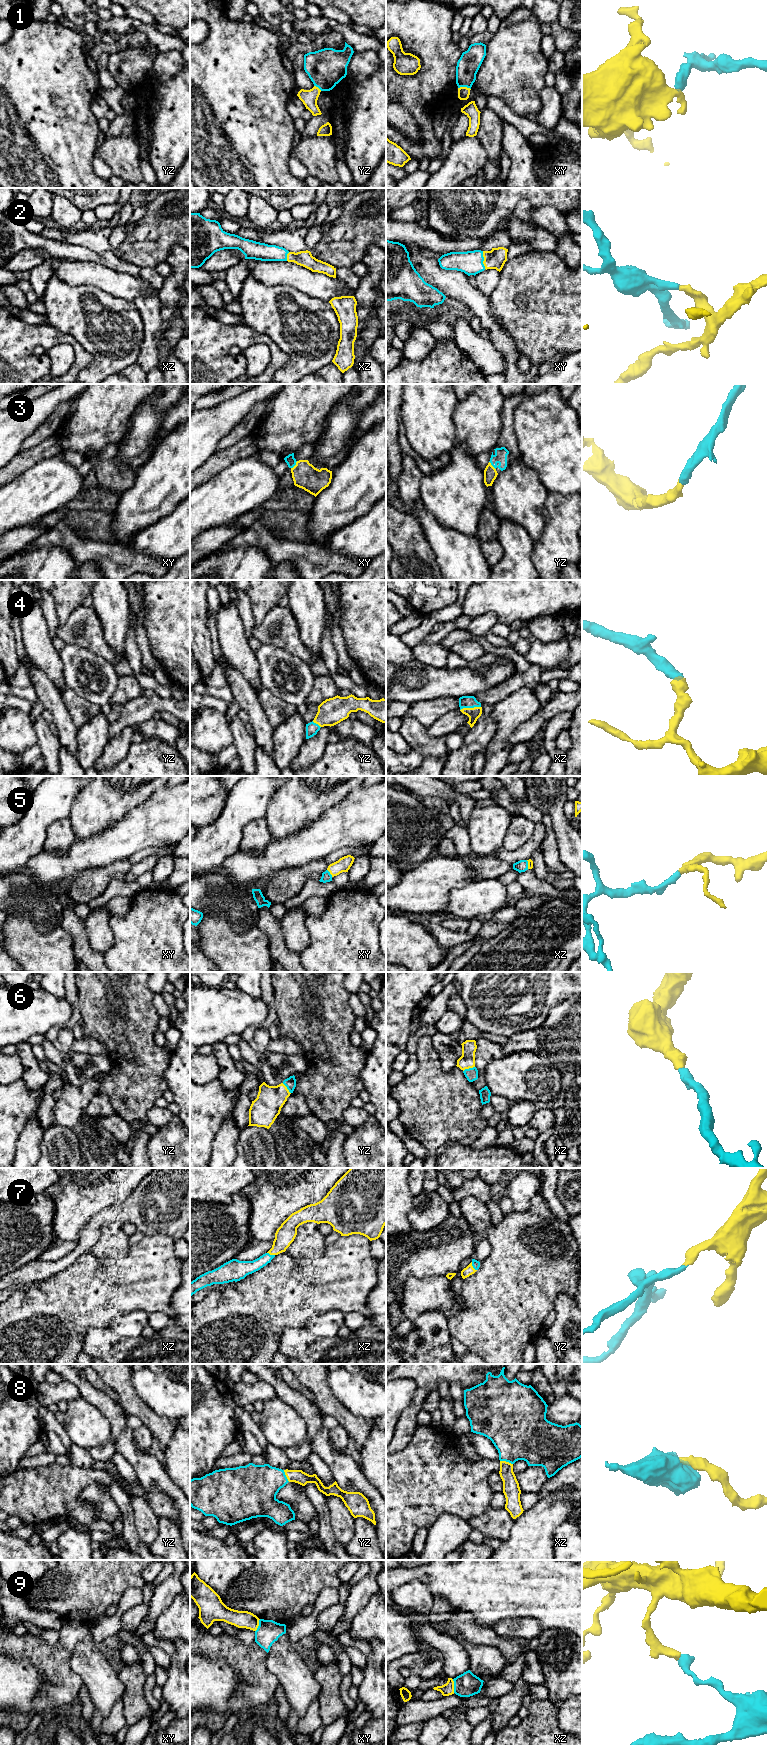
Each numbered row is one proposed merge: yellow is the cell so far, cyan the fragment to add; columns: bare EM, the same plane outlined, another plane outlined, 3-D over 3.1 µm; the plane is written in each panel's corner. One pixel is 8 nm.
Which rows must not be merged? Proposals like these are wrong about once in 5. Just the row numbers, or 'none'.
1, 9

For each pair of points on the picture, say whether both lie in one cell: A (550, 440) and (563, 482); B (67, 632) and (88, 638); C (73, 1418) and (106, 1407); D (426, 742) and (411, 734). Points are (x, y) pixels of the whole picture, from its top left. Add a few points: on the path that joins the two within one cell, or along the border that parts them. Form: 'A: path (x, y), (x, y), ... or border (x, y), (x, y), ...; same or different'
A: path (560, 450), (563, 453), (563, 472); same
B: path (72, 632), (83, 633); same
C: border (80, 1394), (101, 1412), (111, 1429); different
D: path (422, 742), (415, 736); same

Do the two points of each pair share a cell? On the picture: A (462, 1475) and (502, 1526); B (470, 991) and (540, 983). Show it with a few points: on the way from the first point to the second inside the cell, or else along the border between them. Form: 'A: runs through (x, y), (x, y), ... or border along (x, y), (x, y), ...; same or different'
A: border along (489, 1506), (479, 1516), (472, 1516), (468, 1519); different
B: runs through (487, 983), (523, 983); same

